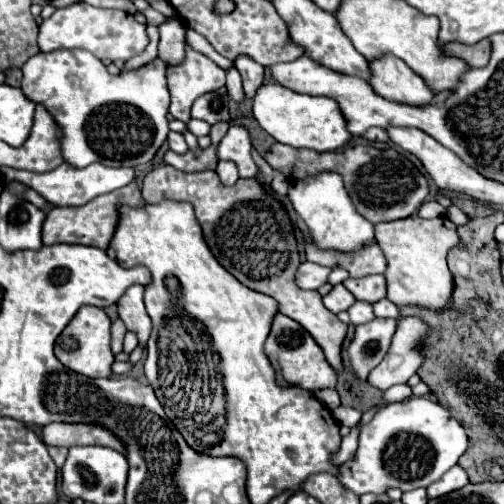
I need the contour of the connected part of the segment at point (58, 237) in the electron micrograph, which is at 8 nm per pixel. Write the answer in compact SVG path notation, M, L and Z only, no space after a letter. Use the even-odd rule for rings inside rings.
M136 182L98 196L96 200L90 200L88 204L80 206L80 208L52 208L46 214L46 220L42 224L42 244L50 246L50 244L60 244L60 242L68 242L68 244L86 244L86 246L98 246L102 250L108 248L116 222L118 222L118 214L116 214L116 206L126 204L126 206L142 206L144 198L140 194L140 188L136 186Z

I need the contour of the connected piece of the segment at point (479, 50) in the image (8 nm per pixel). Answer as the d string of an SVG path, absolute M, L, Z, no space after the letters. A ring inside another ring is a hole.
M480 40L478 44L472 44L472 46L452 42L452 44L446 44L442 48L442 52L446 56L456 56L456 58L464 60L468 64L468 68L482 68L490 60L490 42L488 40Z

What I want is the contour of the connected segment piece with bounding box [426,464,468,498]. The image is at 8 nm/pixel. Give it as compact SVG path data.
M456 464L456 466L452 466L440 480L432 482L432 484L426 488L426 492L428 492L428 498L440 498L440 496L444 496L444 494L448 494L448 492L454 492L454 490L466 486L466 484L468 484L468 474L464 472L464 468L460 468L460 466Z

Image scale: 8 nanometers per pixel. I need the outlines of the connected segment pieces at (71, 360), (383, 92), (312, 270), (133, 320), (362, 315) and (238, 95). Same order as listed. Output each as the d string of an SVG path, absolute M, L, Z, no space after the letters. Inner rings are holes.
M82 306L78 310L78 314L72 318L72 322L56 338L54 354L66 368L70 368L70 370L74 370L82 376L88 376L88 378L108 378L108 376L112 376L110 366L114 362L114 354L110 352L110 318L106 316L106 312L100 310L100 308L94 308L94 306Z
M380 56L380 60L372 60L368 84L372 84L376 94L402 104L428 104L434 96L428 84L424 84L404 60L396 60L396 56Z
M302 262L296 272L296 284L302 290L318 290L328 280L328 274L330 274L330 268L326 268L326 266Z
M130 286L118 300L118 314L120 320L126 324L126 330L134 332L138 336L138 344L144 348L152 330L150 316L144 308L144 288Z
M356 302L354 306L348 308L348 316L350 316L350 322L352 322L354 326L364 324L364 322L370 322L370 320L374 318L372 304L368 304L368 302Z
M228 70L226 72L228 76L226 76L226 88L228 88L228 94L230 94L230 98L234 100L234 102L242 102L244 100L244 90L242 90L242 78L240 78L240 74L238 74L238 70Z

